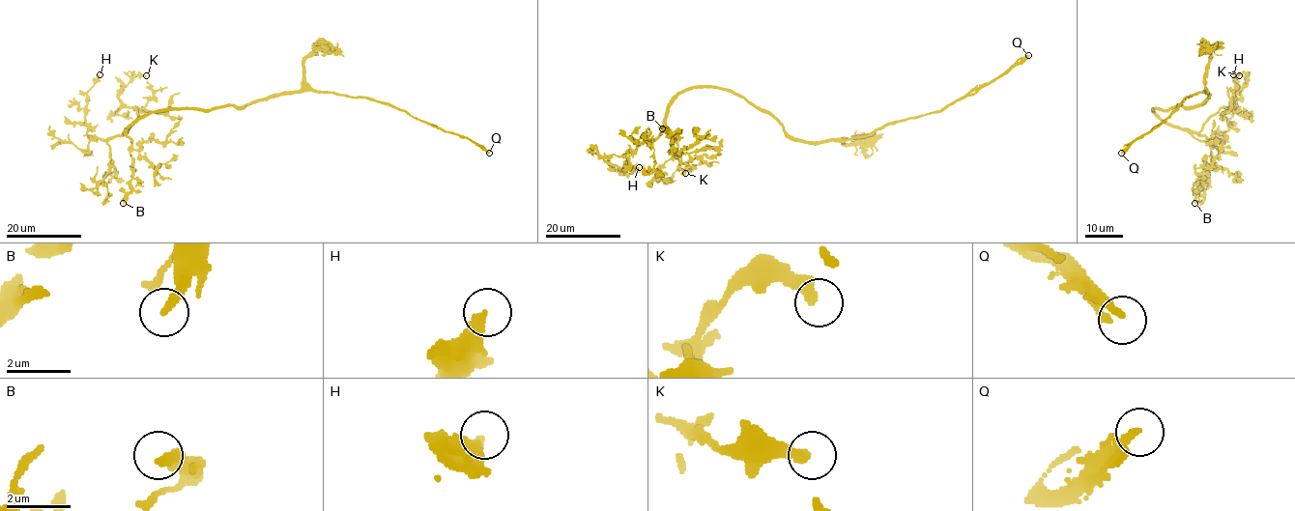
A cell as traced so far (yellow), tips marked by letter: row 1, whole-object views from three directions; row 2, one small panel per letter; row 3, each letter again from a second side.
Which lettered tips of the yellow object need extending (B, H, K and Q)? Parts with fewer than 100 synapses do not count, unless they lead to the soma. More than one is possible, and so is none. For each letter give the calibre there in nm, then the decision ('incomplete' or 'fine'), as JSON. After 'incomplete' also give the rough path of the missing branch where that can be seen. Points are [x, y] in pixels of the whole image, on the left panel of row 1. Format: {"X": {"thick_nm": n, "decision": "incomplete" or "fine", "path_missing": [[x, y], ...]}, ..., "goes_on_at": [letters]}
{"B": {"thick_nm": 320, "decision": "fine"}, "H": {"thick_nm": 380, "decision": "fine"}, "K": {"thick_nm": 360, "decision": "fine"}, "Q": {"thick_nm": 240, "decision": "incomplete", "path_missing": [[489, 153], [500, 157], [524, 184]]}, "goes_on_at": ["Q"]}

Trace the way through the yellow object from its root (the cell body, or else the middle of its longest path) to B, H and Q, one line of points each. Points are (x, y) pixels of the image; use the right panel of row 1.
B: (1197, 105), (1153, 110), (1172, 127), (1187, 129), (1198, 140), (1208, 140), (1218, 152), (1194, 203)
H: (1197, 105), (1153, 110), (1172, 127), (1217, 138), (1228, 128), (1240, 97), (1233, 74)
Q: (1197, 105), (1207, 98), (1204, 90), (1187, 98), (1159, 126), (1134, 141), (1121, 153)

